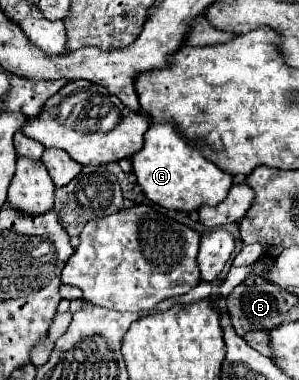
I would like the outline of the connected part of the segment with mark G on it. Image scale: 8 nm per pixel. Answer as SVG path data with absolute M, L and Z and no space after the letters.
M153 122L145 134L143 148L131 158L133 174L143 194L169 210L199 210L201 206L219 204L229 188L233 186L233 178L217 168L213 162L205 160L201 152L187 144L187 140L175 130L173 124L157 124Z

